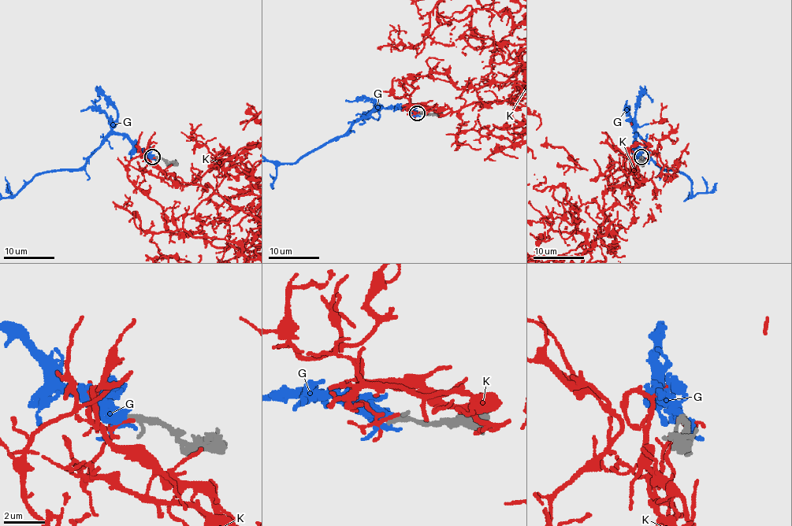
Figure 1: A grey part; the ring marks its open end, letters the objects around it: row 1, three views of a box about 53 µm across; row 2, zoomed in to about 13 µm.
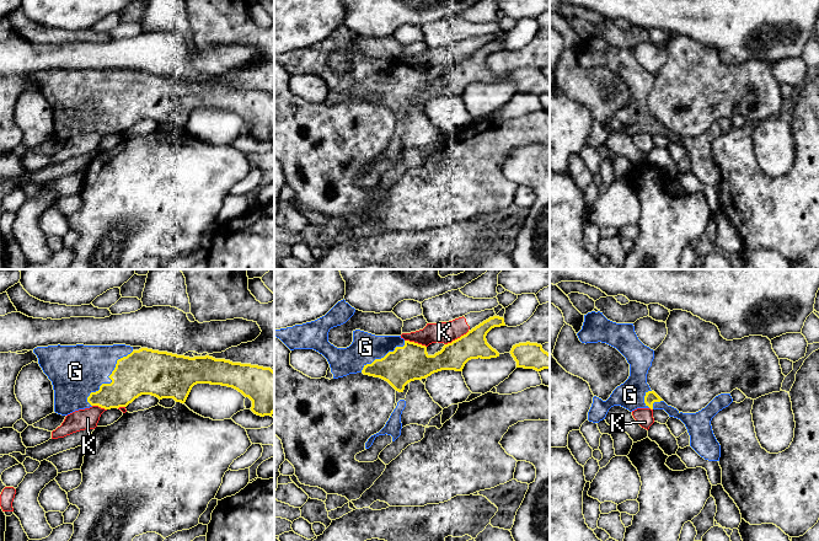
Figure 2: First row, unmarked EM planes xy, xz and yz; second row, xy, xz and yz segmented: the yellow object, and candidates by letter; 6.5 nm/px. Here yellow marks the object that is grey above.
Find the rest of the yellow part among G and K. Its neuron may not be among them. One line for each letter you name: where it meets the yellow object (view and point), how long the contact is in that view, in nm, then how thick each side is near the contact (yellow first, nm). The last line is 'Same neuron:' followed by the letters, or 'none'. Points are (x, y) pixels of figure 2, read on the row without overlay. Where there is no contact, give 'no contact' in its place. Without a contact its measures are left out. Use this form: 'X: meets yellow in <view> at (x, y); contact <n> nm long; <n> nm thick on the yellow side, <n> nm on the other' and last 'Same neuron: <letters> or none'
G: meets yellow in xy at (111, 103); contact 460 nm long; 300 nm thick on the yellow side, 340 nm on the other
Same neuron: G

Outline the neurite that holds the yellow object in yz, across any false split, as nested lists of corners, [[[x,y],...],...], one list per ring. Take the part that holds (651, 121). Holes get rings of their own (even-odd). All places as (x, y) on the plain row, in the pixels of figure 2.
[[[603,37],[584,39],[582,54],[577,58],[582,68],[606,68],[616,73],[630,89],[628,103],[617,111],[606,125],[594,120],[588,136],[588,145],[599,148],[609,134],[621,130],[630,136],[637,133],[664,134],[669,141],[680,144],[690,160],[690,171],[705,184],[719,186],[721,170],[717,166],[711,145],[733,123],[730,118],[716,120],[705,133],[696,138],[682,138],[668,130],[647,108],[647,98],[654,84],[654,75],[644,70],[635,57],[633,48],[616,48]]]

